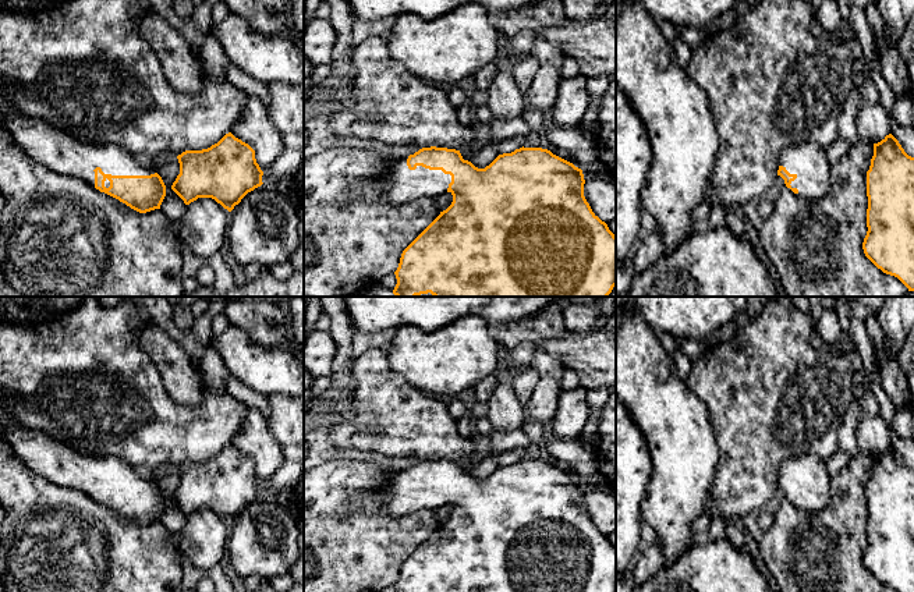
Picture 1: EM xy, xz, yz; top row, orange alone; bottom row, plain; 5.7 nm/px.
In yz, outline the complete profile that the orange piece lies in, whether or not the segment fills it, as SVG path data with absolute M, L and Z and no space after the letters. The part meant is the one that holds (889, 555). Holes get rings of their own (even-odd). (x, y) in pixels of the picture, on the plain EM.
M892 446L874 455L867 483L867 508L868 543L862 554L865 568L886 586L914 592L914 469L904 464Z

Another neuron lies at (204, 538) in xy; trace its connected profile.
M198 510L187 517L178 550L183 557L208 572L227 550L230 524L212 510Z

